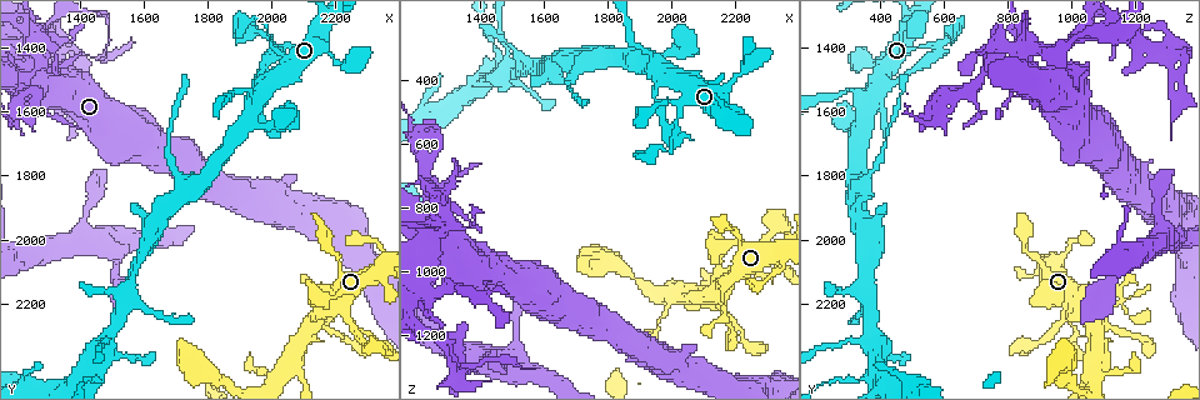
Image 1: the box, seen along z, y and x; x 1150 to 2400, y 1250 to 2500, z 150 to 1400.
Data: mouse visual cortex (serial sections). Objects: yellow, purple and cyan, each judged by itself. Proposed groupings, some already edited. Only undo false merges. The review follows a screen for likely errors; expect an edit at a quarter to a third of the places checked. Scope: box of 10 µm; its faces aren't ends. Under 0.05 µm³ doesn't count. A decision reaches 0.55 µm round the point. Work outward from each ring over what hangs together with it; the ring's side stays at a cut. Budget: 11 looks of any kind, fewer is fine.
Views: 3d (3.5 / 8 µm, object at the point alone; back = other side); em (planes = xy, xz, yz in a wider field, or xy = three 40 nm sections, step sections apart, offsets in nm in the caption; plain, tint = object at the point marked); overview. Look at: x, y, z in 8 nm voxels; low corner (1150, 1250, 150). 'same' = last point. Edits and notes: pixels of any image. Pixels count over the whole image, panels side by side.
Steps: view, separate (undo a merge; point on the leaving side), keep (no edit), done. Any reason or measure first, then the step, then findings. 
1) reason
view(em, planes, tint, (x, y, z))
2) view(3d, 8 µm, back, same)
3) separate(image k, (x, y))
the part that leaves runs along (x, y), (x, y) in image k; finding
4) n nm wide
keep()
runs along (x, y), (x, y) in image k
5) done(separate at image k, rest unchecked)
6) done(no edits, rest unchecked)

small branch off a trunk
view(3d, 3.5 µm, (1970, 1530, 390))

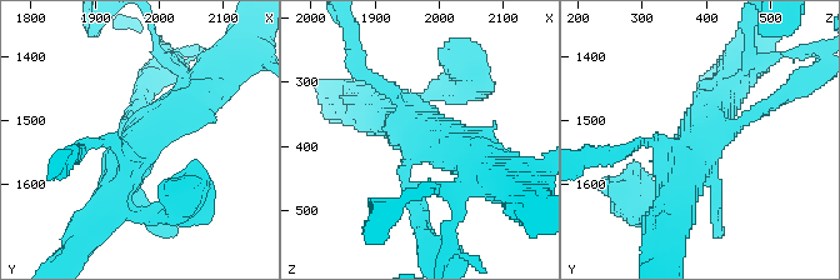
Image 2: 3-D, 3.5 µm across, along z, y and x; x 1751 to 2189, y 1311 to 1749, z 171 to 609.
need the tissue
view(em, xy, step 3, tint, (1975, 1525, 390))

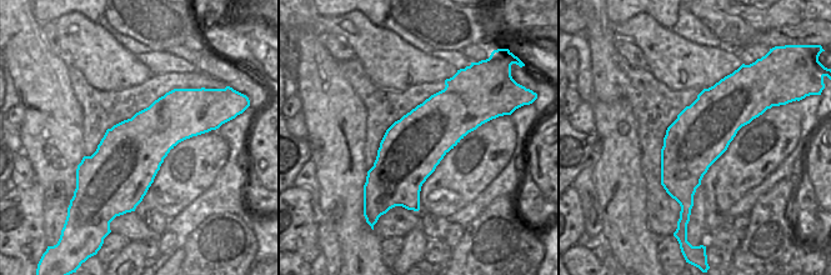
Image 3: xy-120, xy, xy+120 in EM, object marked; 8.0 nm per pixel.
view(em, planes, tint, same)

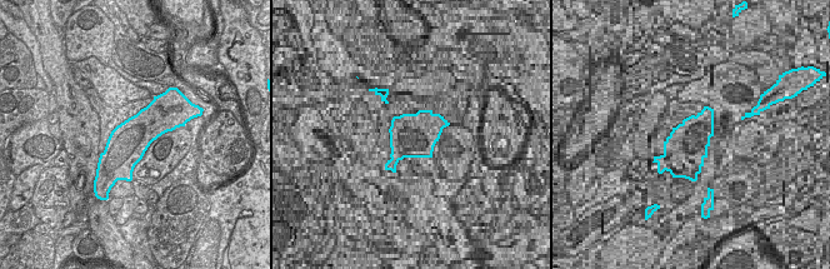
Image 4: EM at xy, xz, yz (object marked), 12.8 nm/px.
keep()
all the same cell

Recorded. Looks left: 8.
looks like a crossing
view(em, xy, step 3, tint, (1250, 1410, 850))

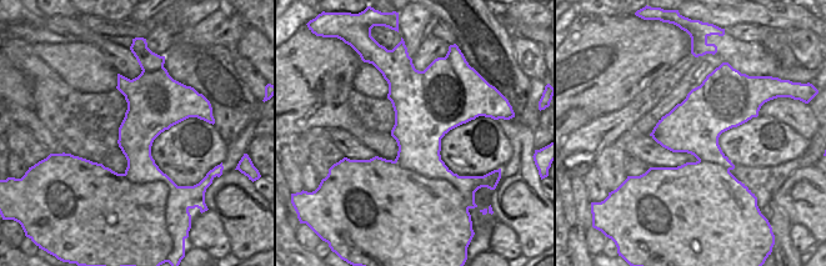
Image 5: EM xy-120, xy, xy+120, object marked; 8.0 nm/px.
wider look
view(3d, 3.5 µm, same)

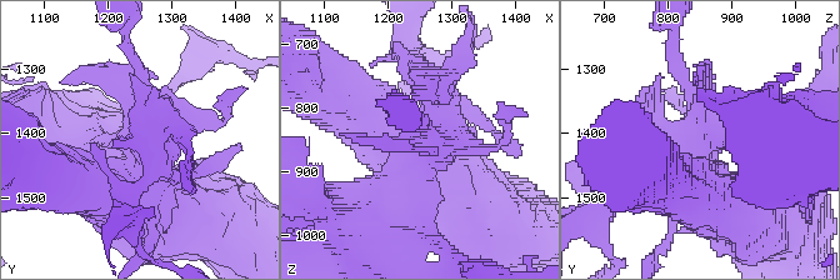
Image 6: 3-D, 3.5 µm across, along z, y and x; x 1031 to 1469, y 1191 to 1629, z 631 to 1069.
separate(image 6, (143, 135))
the part that leaves runs along (146, 170), (139, 135), (85, 139) in image 6; a second cell is stuck on

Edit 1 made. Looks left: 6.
side arm on a straight run
view(3d, 3.5 µm, (1730, 1800, 350))

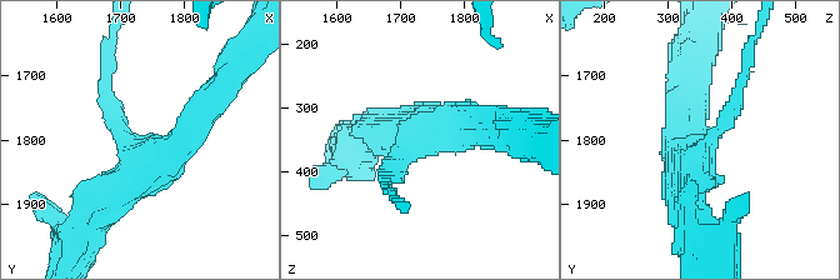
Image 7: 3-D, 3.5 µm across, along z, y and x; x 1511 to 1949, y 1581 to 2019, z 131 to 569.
3 arms; arms of 150, 350, 400 nm; need the tissue
view(em, planes, tint, (1730, 1810, 355))

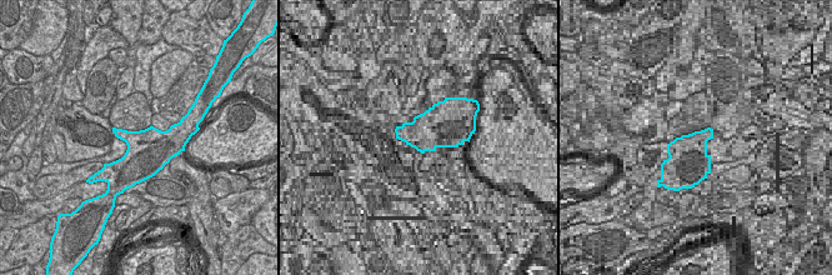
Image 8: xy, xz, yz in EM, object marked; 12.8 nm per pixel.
separate(image 7, (739, 96))
a second cell is stuck on

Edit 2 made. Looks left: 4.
sharp bend
view(3d, 3.5 µm, (2180, 2200, 1140))

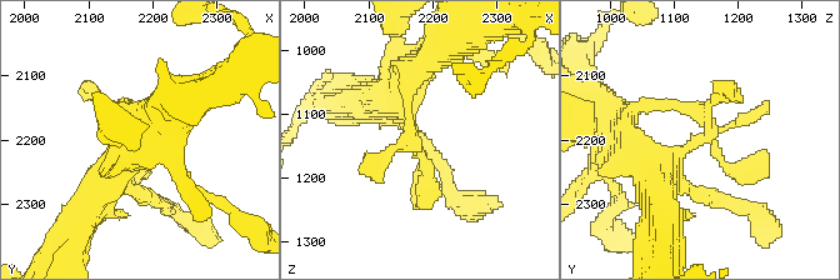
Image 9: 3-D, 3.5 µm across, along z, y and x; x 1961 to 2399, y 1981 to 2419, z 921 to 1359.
view(em, xy, step 3, tint, (2175, 2205, 1145))

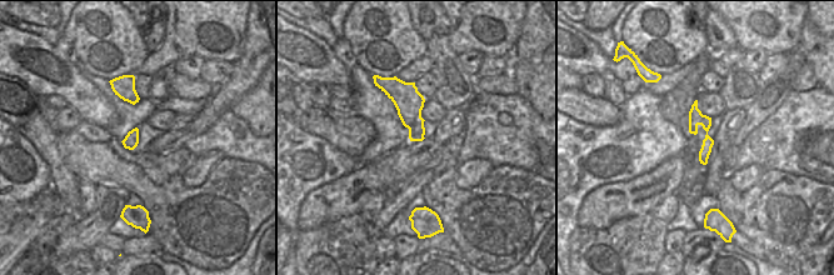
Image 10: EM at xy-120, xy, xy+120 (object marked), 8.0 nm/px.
view(em, planes, tint, same)

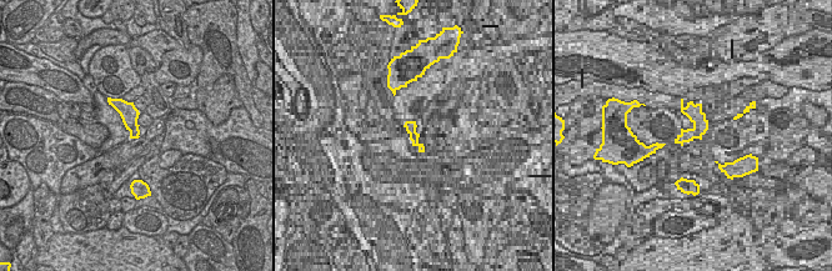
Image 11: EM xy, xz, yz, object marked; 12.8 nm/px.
keep()
runs along (128, 155), (135, 129), (89, 90) in image 9; all the same cell

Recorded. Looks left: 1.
done(separate at image 6, separate at image 7, rest unchecked)

